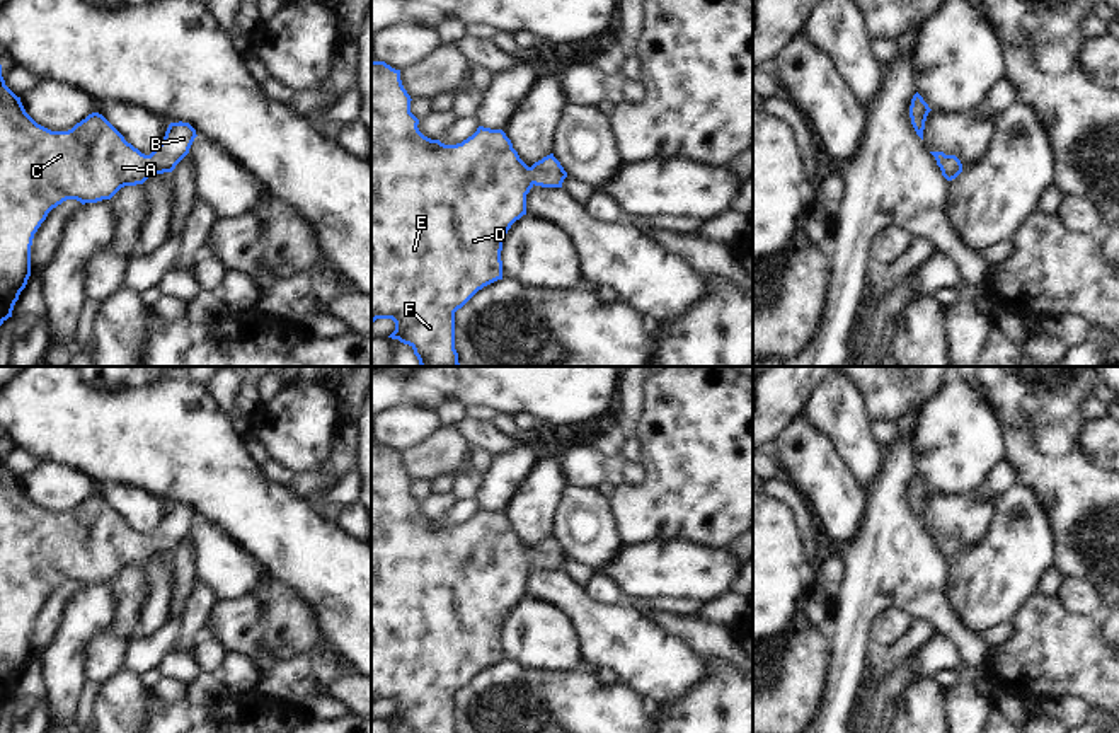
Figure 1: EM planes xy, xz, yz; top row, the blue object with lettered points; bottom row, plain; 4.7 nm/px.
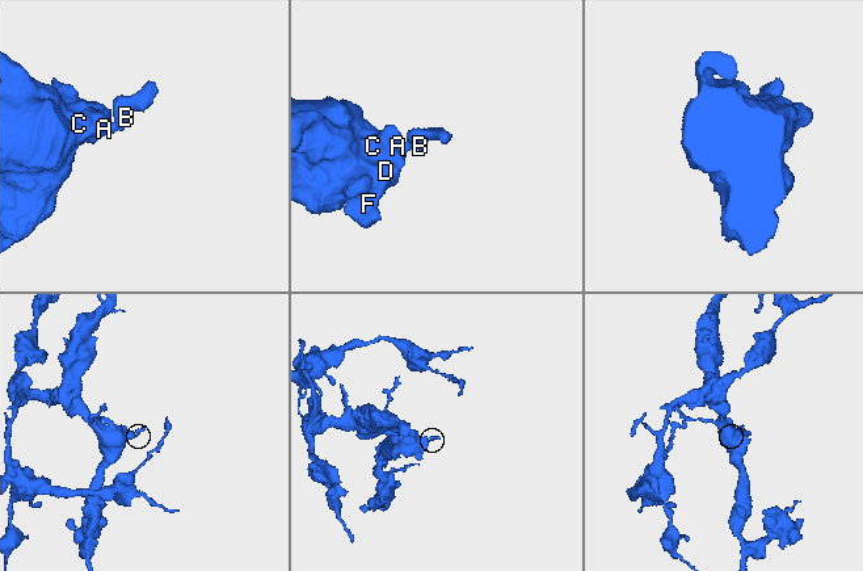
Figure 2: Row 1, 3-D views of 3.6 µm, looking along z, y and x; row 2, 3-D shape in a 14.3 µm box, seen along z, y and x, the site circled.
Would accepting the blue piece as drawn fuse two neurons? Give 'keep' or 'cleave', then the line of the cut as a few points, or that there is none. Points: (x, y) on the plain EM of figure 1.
keep; cut none

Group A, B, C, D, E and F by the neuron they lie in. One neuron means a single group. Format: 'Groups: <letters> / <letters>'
Groups: A B C D E F.

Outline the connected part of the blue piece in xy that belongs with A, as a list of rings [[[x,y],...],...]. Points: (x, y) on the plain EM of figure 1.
[[[0,447],[0,707],[12,699],[31,658],[31,627],[48,595],[66,581],[82,586],[111,581],[121,569],[143,566],[155,556],[172,554],[196,520],[189,505],[170,505],[160,527],[145,537],[99,494],[68,513],[37,506],[2,459]]]

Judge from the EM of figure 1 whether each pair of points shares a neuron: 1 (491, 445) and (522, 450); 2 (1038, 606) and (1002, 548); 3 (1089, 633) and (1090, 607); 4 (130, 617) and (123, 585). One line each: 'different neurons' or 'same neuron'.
1: different neurons
2: different neurons
3: different neurons
4: same neuron

